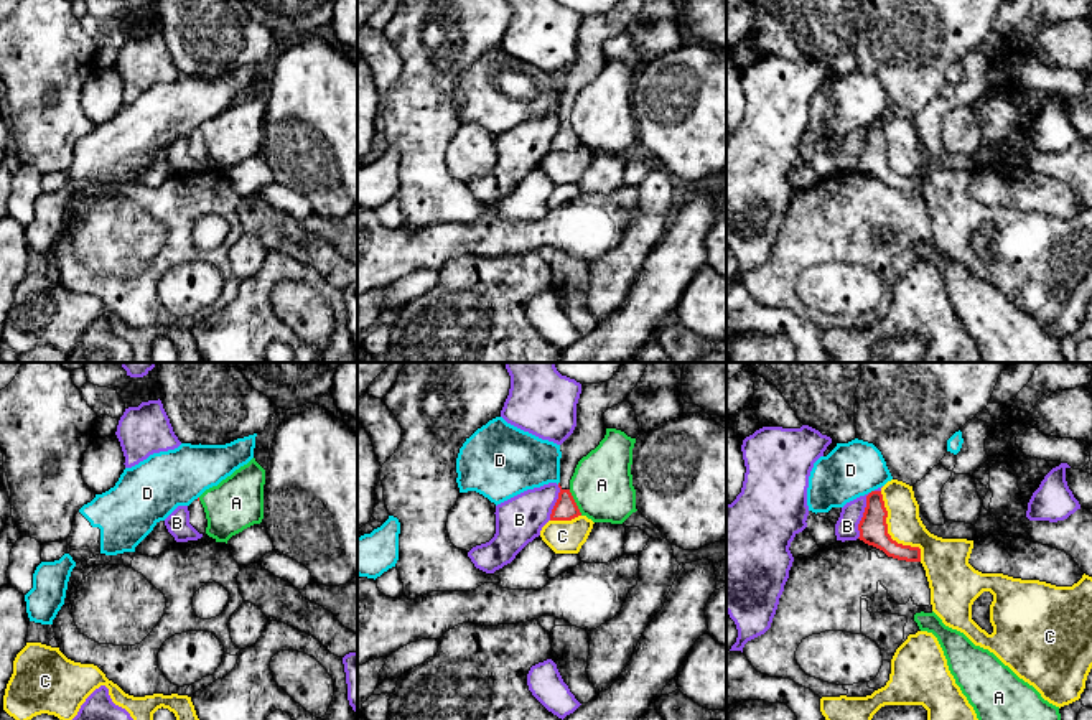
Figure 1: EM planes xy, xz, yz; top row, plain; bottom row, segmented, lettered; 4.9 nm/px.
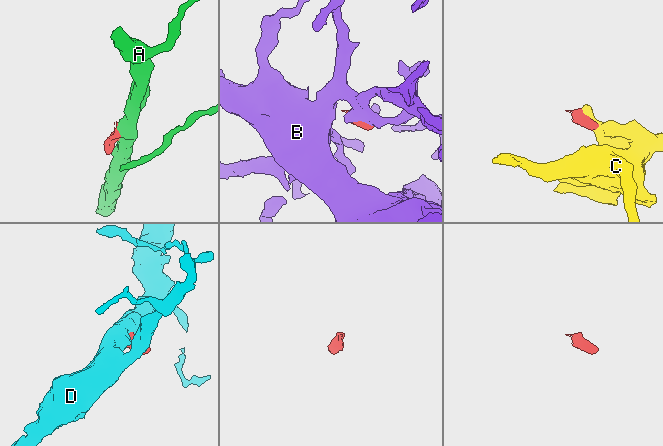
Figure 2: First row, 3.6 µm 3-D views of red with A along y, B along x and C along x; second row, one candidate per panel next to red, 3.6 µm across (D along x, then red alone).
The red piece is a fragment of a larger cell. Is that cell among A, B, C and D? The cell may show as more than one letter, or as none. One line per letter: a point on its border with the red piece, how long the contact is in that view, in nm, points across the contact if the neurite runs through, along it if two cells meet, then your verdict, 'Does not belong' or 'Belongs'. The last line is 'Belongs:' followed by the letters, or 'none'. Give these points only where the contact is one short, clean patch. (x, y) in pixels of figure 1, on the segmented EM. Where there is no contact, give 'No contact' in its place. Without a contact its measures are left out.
A: Touches red at xz (575, 503). Shared border 140 nm. Boundary: xz (569, 490), (582, 514). Does not belong
B: Touches red at yz (863, 516). Shared border 240 nm. Does not belong
C: Touches red at yz (888, 534). Shared border 400 nm. Boundary: yz (880, 491), (886, 532), (916, 546), (921, 561). Does not belong
D: Touches red at yz (872, 491). Shared border 30 nm. Boundary: yz (873, 490), (870, 493). Does not belong
Belongs: none

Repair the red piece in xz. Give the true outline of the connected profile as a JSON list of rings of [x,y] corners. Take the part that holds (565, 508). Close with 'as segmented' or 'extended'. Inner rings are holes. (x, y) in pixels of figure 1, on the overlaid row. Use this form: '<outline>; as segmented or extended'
[[[621,362],[616,374],[600,384],[583,384],[576,404],[576,427],[560,445],[560,493],[550,521],[572,521],[581,516],[572,493],[570,479],[578,461],[595,450],[606,435],[603,414],[626,402],[628,395],[644,376],[647,362]]]; extended

